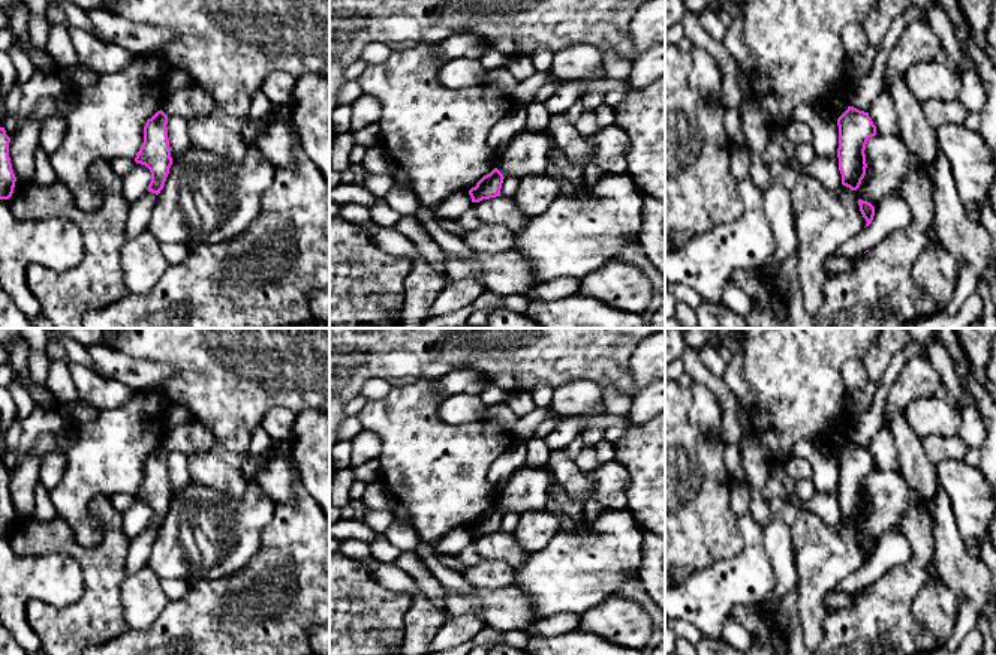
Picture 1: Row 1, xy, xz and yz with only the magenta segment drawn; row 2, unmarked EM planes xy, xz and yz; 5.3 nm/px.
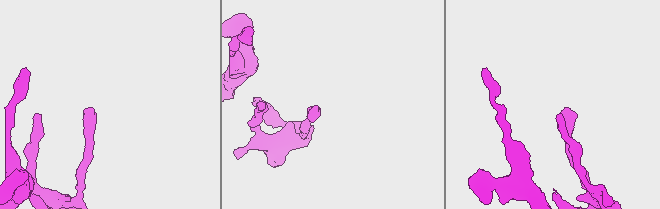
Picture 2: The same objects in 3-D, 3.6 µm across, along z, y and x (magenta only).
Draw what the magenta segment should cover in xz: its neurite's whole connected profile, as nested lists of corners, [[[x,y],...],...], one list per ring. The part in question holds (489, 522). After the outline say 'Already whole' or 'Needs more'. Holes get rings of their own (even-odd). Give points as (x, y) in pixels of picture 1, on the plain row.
[[[497,504],[484,511],[476,522],[469,526],[472,538],[500,532],[503,514],[503,510]]]. Already whole

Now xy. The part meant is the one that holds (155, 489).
[[[160,445],[144,462],[144,478],[135,498],[145,501],[151,508],[148,528],[159,531],[172,501],[168,475],[168,451]]]. Already whole

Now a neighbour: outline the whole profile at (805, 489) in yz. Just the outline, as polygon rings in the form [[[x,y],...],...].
[[[801,480],[795,483],[795,495],[798,502],[809,501],[816,493],[812,480]]]

